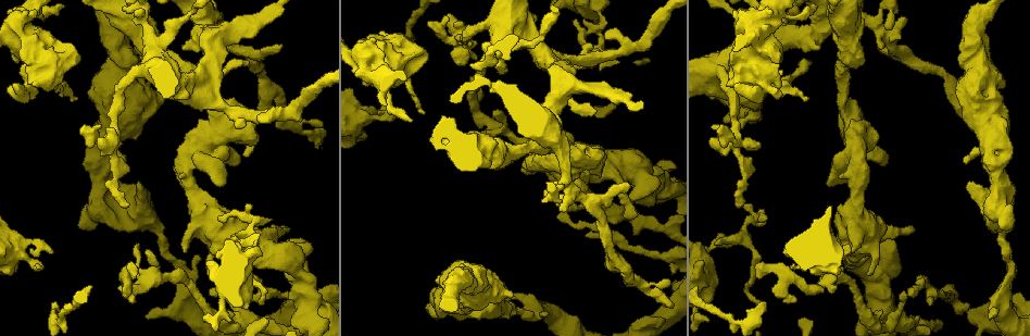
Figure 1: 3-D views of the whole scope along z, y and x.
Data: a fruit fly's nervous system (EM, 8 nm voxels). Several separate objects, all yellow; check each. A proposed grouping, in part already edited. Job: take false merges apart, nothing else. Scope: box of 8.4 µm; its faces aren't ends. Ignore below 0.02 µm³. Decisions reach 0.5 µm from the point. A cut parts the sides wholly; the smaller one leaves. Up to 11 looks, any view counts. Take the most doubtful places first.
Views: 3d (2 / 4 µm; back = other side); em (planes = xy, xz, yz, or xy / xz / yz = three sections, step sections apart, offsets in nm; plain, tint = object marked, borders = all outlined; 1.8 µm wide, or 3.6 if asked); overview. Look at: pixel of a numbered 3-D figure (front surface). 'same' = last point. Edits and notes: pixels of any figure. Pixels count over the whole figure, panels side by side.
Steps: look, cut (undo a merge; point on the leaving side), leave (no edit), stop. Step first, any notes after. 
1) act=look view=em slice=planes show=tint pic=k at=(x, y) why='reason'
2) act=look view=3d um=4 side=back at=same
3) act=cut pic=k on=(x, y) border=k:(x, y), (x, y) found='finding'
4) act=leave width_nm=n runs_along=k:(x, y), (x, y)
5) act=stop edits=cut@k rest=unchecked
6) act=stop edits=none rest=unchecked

act=look view=em slice=planes show=tint pic=1 at=(304, 288)

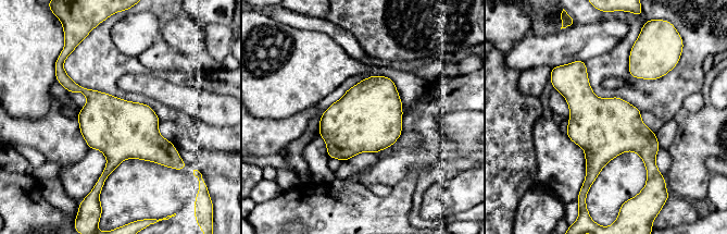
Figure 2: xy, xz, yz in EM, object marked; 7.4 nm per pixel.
act=leave found='continuous, no second neuron'

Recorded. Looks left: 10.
act=look view=em um=3.6 slice=yz step=16 show=plain pic=1 at=(233, 134) why='sharp bend'

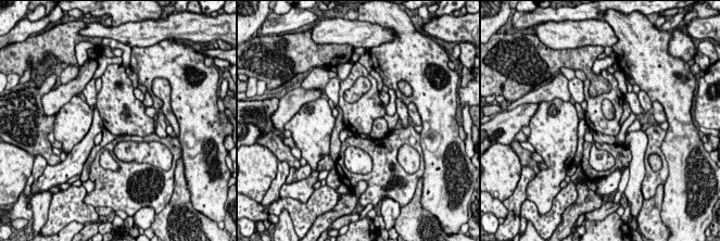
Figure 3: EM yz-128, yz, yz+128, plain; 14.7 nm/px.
act=look view=em um=3.6 slice=yz step=16 show=tint at=same why='with the object marked'

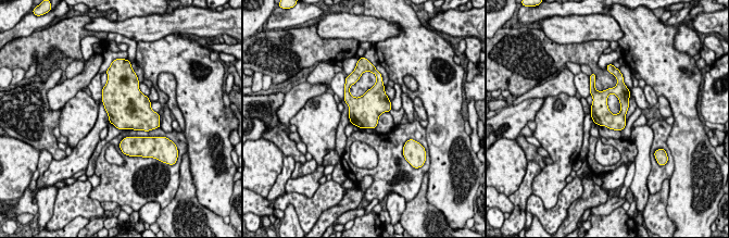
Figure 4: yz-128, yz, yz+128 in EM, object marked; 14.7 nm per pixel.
act=leave width_nm=280 found='continuous, no second neuron'

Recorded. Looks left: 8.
act=look view=em slice=planes show=tint pic=1 at=(246, 240) why='sharp bend'

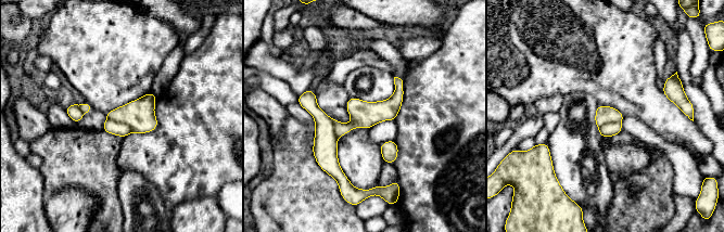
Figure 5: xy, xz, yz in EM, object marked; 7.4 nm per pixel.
act=cut pic=5 on=(123, 130) border=5:(108, 118), (126, 124), (132, 131) found='two neurons meet here'

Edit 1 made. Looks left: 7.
act=look view=3d um=4 pic=1 at=(571, 223)

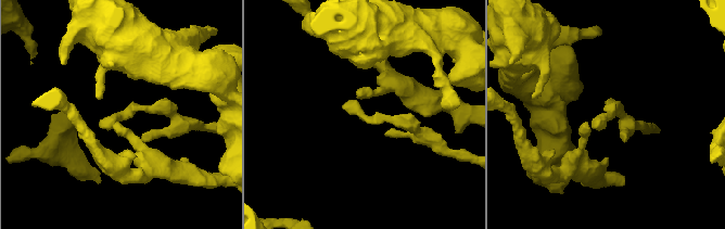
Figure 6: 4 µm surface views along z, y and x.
act=look view=em slice=xy step=4 show=tint pic=6 at=(359, 112) why='now the EM'

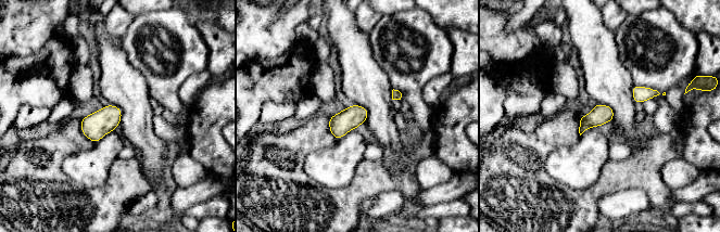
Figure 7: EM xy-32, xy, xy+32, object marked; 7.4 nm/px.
act=look view=em slice=planes show=tint at=same why='another direction'

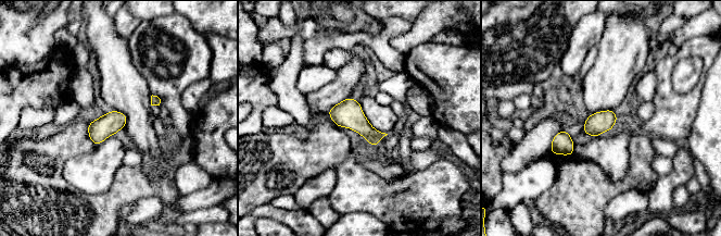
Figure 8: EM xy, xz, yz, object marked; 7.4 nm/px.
act=leave found='continuous, no second neuron'

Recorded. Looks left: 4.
act=stop edits=cut@5 rest=unchecked

